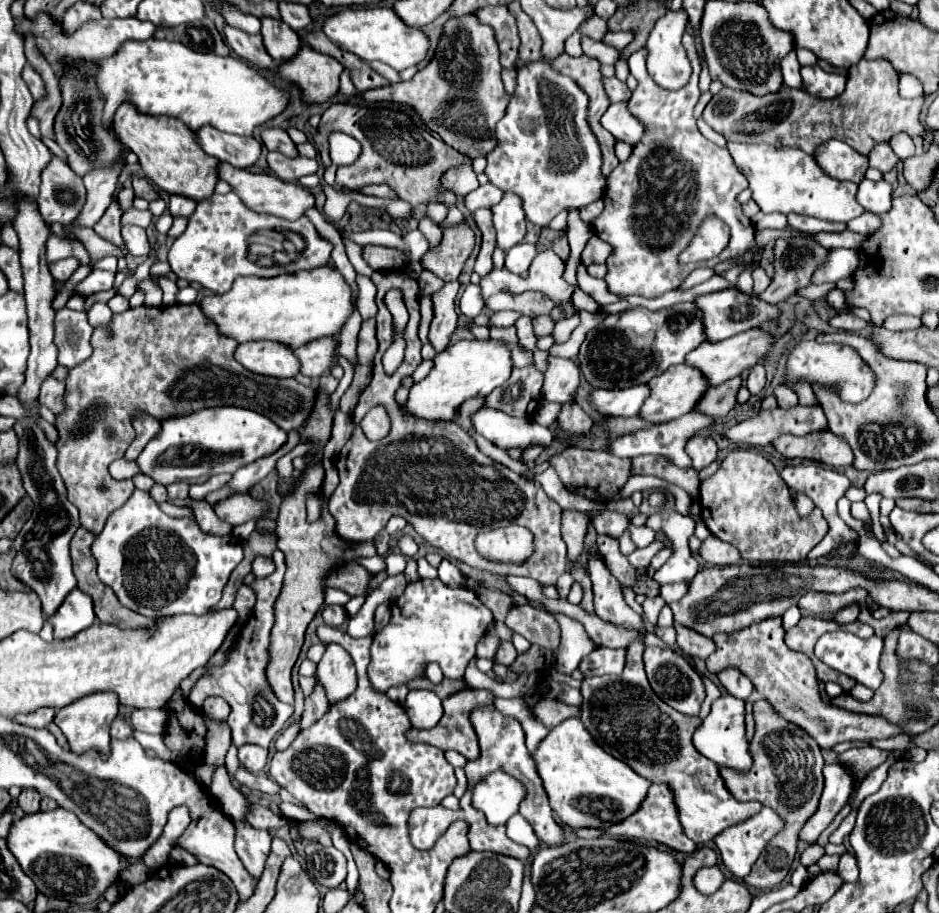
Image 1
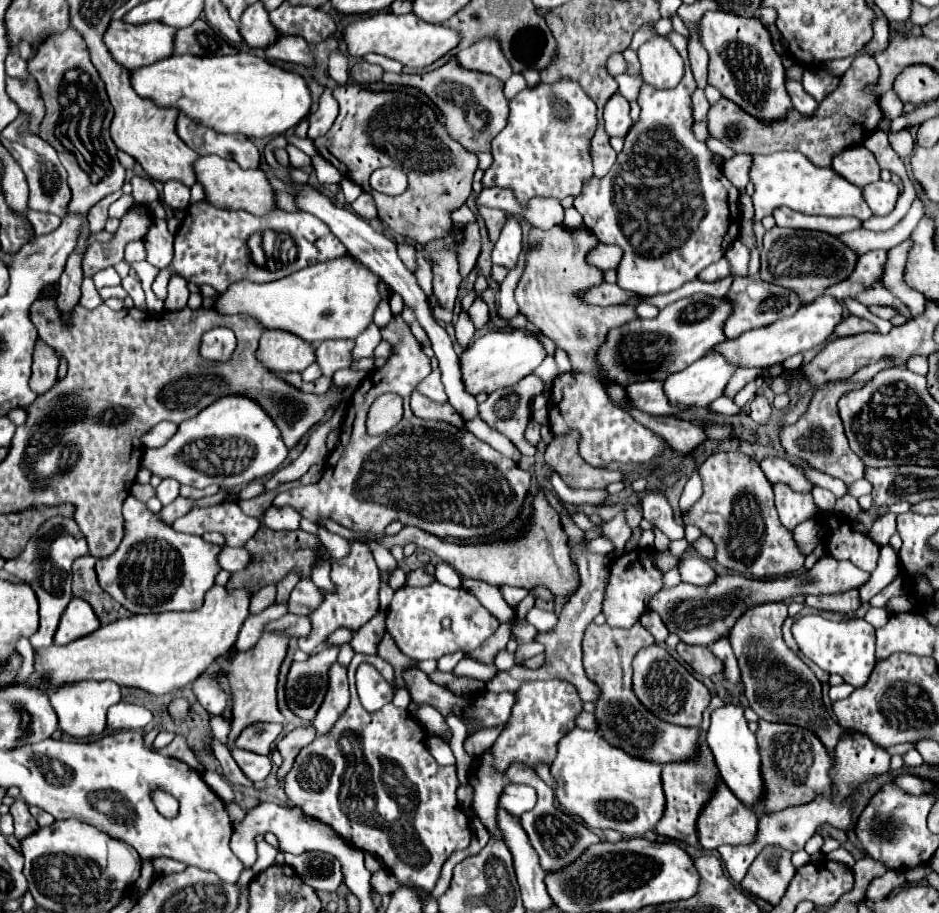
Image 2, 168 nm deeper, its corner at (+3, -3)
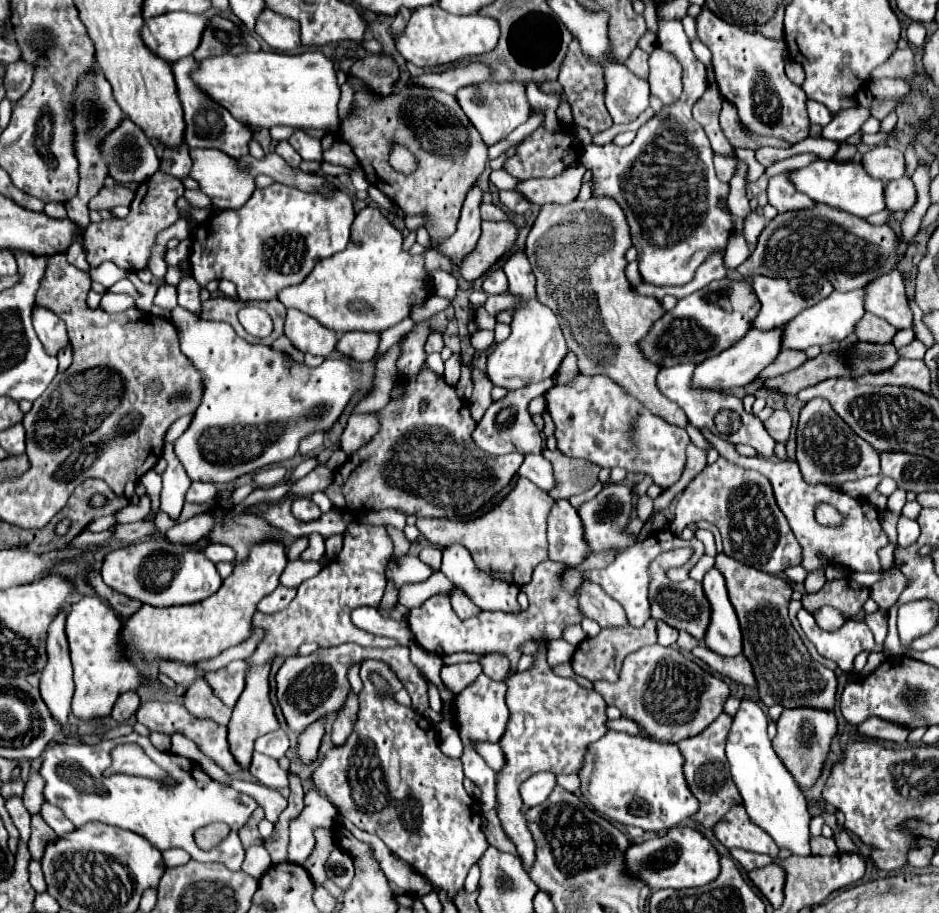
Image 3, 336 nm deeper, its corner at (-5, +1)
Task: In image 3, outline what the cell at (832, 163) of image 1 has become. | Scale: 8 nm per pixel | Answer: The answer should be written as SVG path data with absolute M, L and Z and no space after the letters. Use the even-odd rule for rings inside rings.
M887 145L867 151L861 159L861 165L863 165L863 169L867 169L867 173L871 177L881 179L881 181L901 179L905 173L903 153L893 147L887 147Z

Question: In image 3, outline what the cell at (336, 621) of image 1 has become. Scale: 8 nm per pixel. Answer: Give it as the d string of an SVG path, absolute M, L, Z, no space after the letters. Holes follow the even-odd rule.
M353 521L349 531L345 533L343 551L321 569L319 575L303 581L299 585L297 597L291 601L283 613L255 613L253 623L267 631L265 639L257 645L255 653L247 659L247 663L259 665L267 663L275 655L291 657L297 655L299 645L317 643L319 647L335 647L341 643L357 643L363 647L388 648L397 645L396 641L387 637L375 637L367 631L359 631L351 623L351 611L357 607L379 607L381 597L385 593L385 569L391 559L393 543L387 535L385 527L365 525L361 521Z

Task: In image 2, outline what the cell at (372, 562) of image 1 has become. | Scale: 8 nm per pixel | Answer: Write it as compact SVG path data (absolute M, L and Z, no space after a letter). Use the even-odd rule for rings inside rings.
M319 525L317 537L323 541L323 547L329 551L329 557L331 559L341 559L341 557L345 557L349 553L349 541L343 539L341 535L335 535L335 533L327 531L321 525Z

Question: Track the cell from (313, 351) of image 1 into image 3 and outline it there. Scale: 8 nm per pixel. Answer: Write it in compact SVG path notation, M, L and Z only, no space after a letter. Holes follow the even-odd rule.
M351 331L351 333L343 333L339 337L335 351L343 357L353 359L353 361L371 361L375 357L377 345L379 345L377 333Z

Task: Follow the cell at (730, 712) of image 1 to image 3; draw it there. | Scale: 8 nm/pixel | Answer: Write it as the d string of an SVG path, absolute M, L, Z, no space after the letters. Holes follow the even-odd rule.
M741 701L741 709L733 717L731 733L727 737L727 759L731 765L733 781L743 797L751 821L763 827L779 847L789 849L793 855L811 855L809 847L809 821L807 801L797 787L791 773L783 767L767 737L767 715L755 701Z

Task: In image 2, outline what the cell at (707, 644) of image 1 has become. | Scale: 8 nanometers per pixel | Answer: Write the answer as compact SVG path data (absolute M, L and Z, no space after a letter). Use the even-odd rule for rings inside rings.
M687 643L677 645L677 653L683 661L687 661L699 675L711 677L723 673L723 663L711 653L709 647L691 647Z

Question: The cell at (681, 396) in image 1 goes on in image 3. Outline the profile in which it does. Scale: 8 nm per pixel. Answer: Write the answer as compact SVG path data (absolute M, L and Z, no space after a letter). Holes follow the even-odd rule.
M775 327L769 331L751 329L751 333L747 333L747 337L741 337L731 349L727 349L727 353L719 353L719 357L711 357L711 361L703 361L703 365L697 365L693 373L693 385L697 389L727 391L751 383L781 351L781 335L783 327Z

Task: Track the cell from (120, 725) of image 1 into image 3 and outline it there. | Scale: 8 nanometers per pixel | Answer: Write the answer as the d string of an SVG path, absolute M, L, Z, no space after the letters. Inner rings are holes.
M127 691L123 693L123 697L117 699L113 711L111 711L111 717L117 721L117 723L123 723L127 721L131 715L135 715L135 711L139 709L141 701L139 701L139 695L135 691Z

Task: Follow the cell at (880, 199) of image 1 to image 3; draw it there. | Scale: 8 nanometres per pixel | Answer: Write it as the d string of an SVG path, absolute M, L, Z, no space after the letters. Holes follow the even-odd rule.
M907 177L885 183L885 203L893 213L905 213L915 203L915 187Z

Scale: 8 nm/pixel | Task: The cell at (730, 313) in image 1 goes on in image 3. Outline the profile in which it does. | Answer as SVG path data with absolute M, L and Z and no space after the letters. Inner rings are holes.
M755 275L751 279L751 287L757 293L757 299L761 301L761 311L757 313L755 321L751 323L753 329L773 329L773 327L781 327L787 321L791 321L795 315L799 315L803 309L819 303L821 299L825 299L833 287L829 285L829 281L825 277L801 277L801 279L771 279L771 277L763 277L763 275Z

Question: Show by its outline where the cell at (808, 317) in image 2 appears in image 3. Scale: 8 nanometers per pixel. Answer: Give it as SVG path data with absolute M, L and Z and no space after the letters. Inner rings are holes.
M861 289L849 291L849 293L833 291L829 297L825 297L823 301L819 301L813 307L807 307L803 313L799 313L799 317L791 319L785 325L781 347L803 351L811 345L819 345L819 347L825 347L825 345L831 345L831 343L837 345L853 333L853 327L863 317L863 313L865 313L865 309L863 309L863 291Z

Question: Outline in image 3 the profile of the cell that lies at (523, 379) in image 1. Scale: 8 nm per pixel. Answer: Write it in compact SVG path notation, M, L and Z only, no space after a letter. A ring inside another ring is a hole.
M527 385L523 389L511 389L507 391L507 395L499 401L493 401L489 405L489 409L485 411L483 419L479 421L477 429L473 431L473 439L475 443L493 455L503 455L503 453L541 453L543 449L543 437L539 435L539 429L535 427L531 413L527 411L529 401L537 395L541 395L543 385Z

